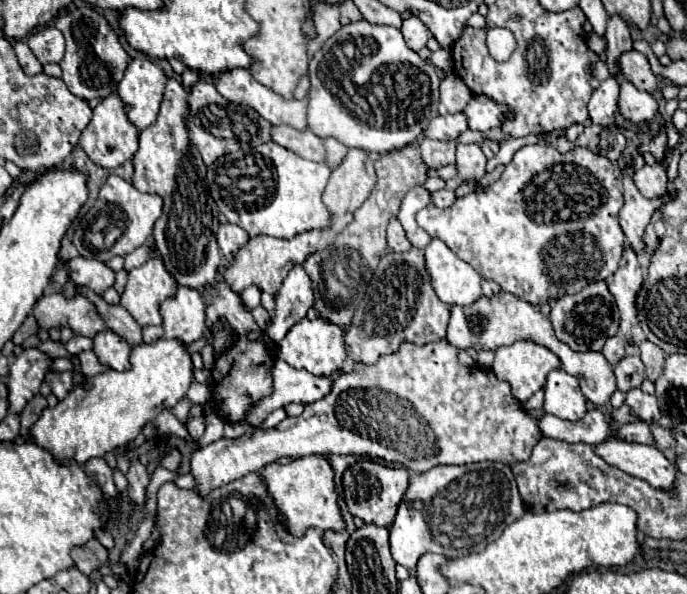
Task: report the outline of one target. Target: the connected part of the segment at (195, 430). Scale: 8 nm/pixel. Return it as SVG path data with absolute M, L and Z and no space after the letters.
M203 418L189 420L187 422L187 430L189 430L189 434L191 434L193 440L199 440L203 436L203 432L205 432L205 420Z

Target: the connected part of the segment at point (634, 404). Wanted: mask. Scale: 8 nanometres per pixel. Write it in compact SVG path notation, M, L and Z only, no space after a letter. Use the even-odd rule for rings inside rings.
M641 388L629 390L627 392L627 400L625 400L633 414L639 416L645 422L657 422L659 418L659 406L657 406L657 398L653 394L645 394Z

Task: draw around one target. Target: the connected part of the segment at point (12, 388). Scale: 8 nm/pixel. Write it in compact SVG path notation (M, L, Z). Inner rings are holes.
M25 348L17 356L7 376L11 412L19 414L25 408L25 404L39 392L39 386L43 384L51 364L53 364L53 358L41 352L39 348Z

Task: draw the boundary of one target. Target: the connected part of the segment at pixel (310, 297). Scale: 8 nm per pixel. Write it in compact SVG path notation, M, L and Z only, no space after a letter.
M293 266L289 276L283 280L279 294L275 296L275 318L267 328L267 334L273 342L285 338L289 328L307 316L315 304L315 294L311 290L311 278L303 266Z

